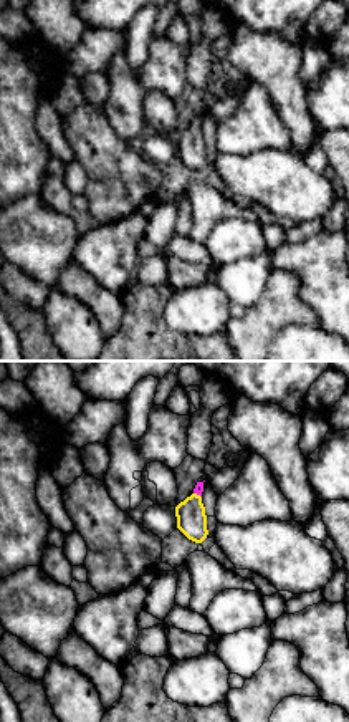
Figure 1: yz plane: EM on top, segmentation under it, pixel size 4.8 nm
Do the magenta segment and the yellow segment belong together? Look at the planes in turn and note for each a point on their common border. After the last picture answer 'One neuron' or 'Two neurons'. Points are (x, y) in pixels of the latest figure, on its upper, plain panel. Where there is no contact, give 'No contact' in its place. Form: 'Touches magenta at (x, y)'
Touches magenta at (197, 123)

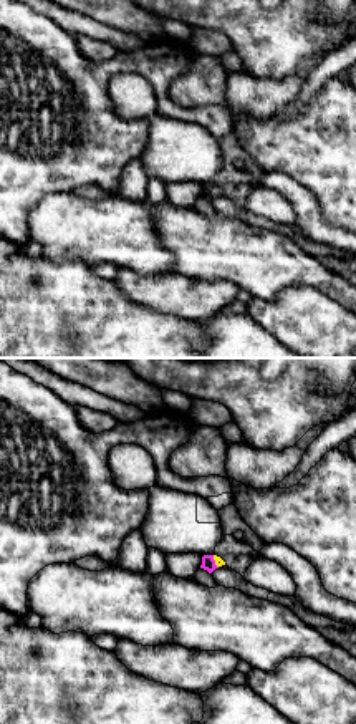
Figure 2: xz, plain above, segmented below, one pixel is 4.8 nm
Touches magenta at (214, 191)

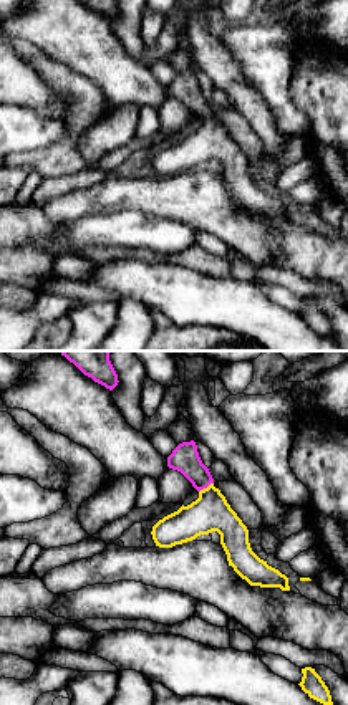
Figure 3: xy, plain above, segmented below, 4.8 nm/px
Touches magenta at (206, 116)

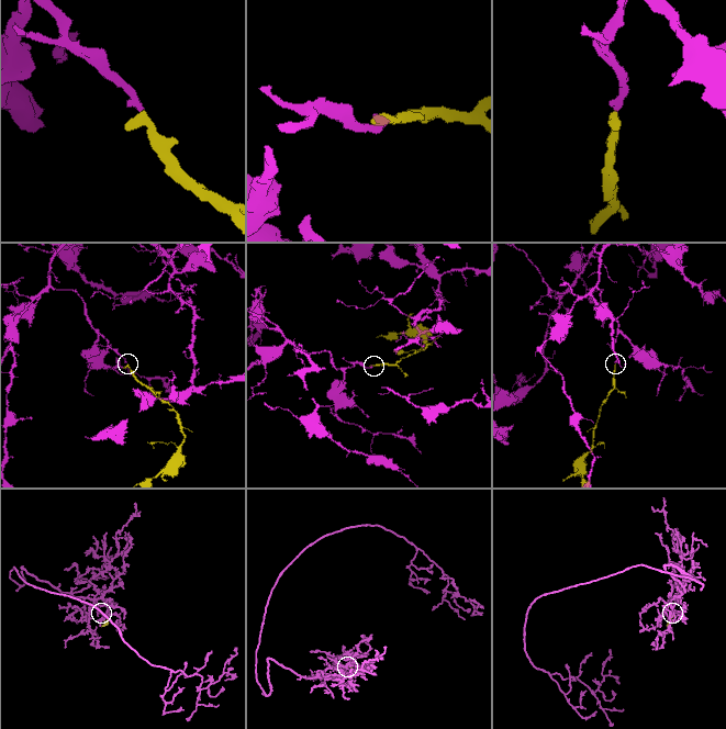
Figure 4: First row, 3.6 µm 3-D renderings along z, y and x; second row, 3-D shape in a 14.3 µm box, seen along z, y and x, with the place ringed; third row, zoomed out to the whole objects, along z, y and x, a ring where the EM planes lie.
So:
One neuron

